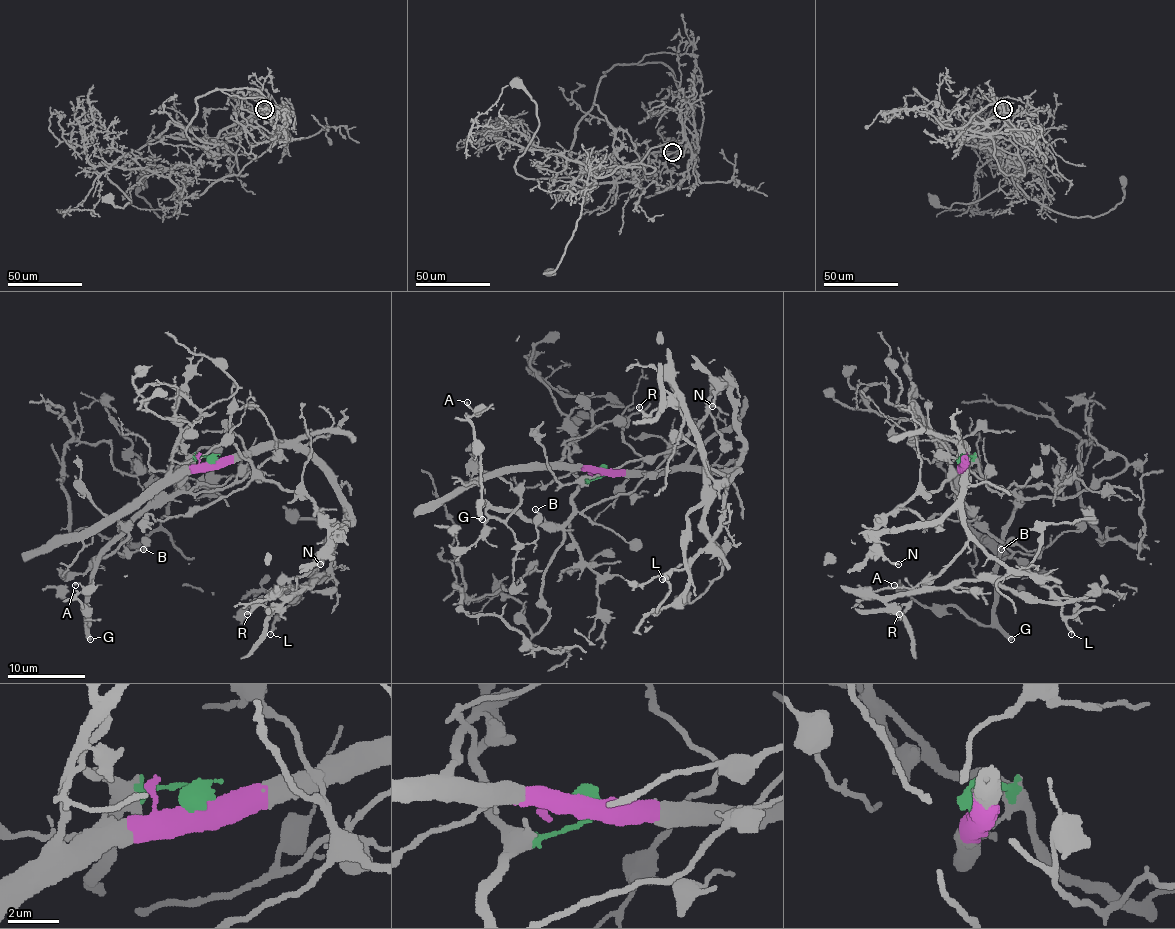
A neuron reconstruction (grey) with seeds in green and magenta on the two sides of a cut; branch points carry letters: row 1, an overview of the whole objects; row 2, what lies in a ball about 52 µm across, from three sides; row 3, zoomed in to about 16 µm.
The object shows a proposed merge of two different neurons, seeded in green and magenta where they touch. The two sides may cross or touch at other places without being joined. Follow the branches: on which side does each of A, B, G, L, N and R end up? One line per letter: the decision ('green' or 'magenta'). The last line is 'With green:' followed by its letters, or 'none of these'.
A: green
B: green
G: green
L: magenta
N: magenta
R: magenta
With green: A, B, G

